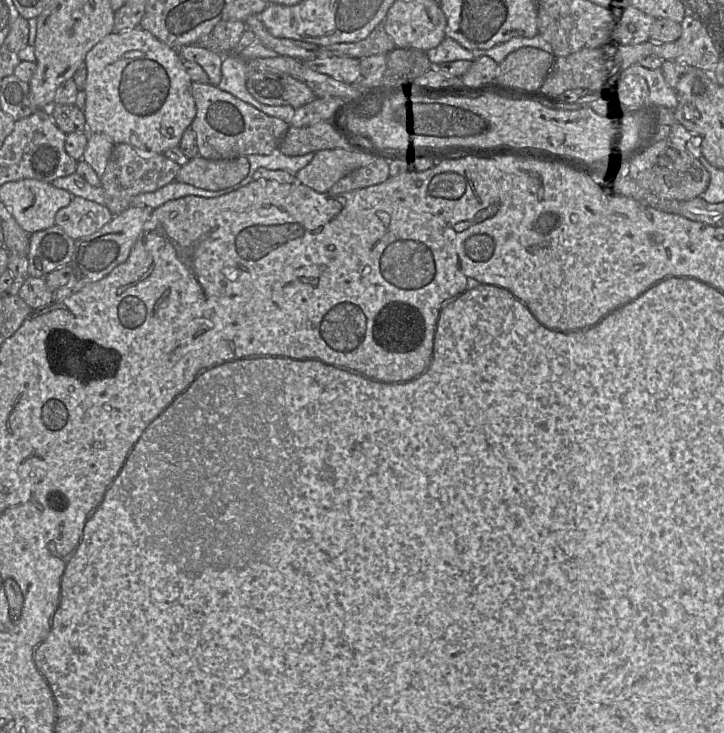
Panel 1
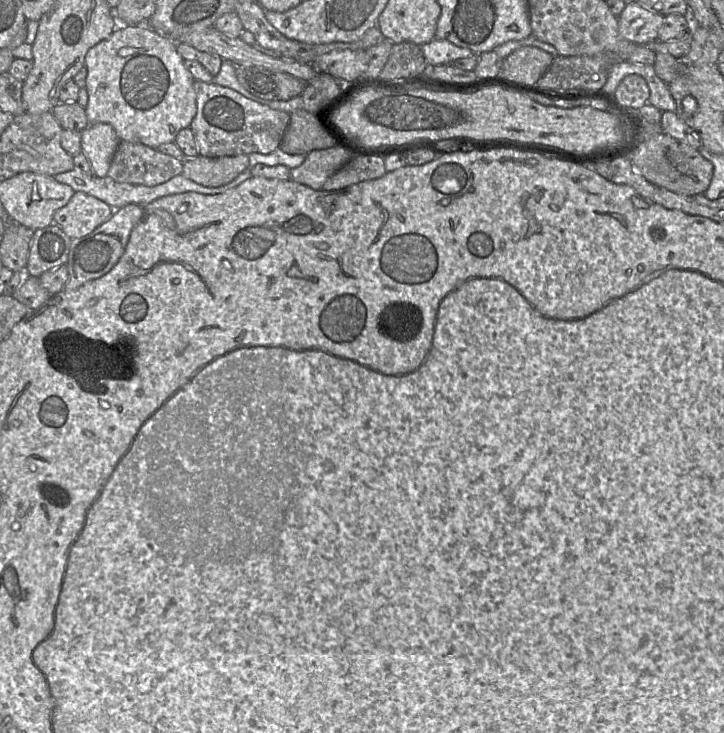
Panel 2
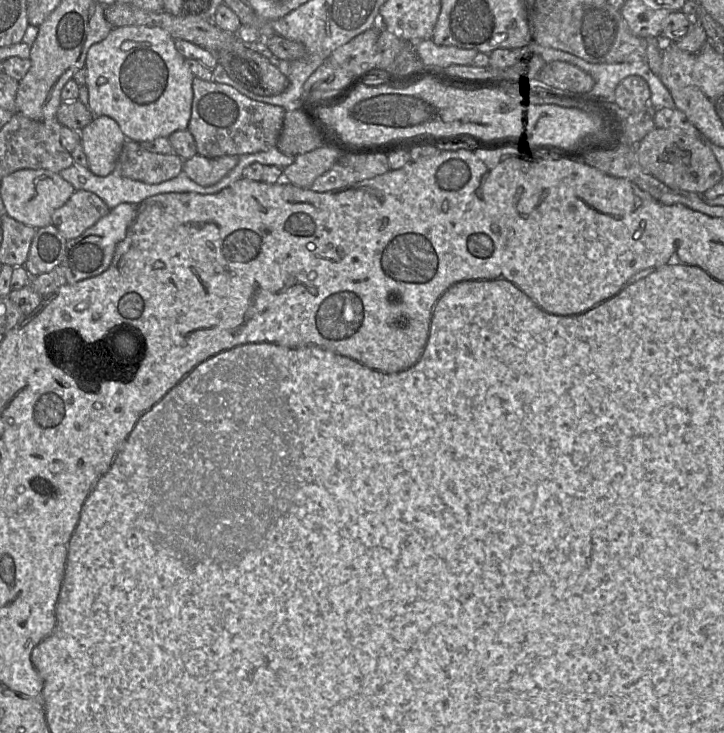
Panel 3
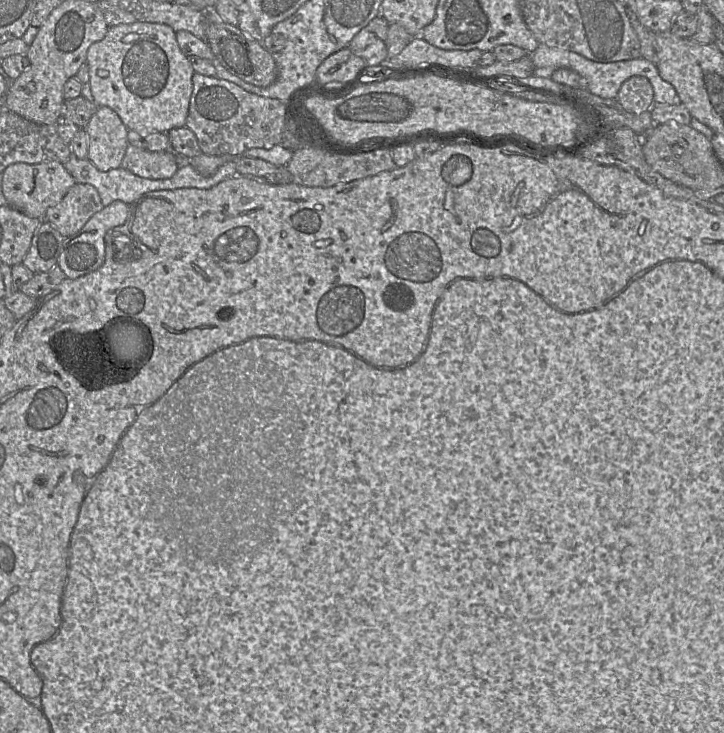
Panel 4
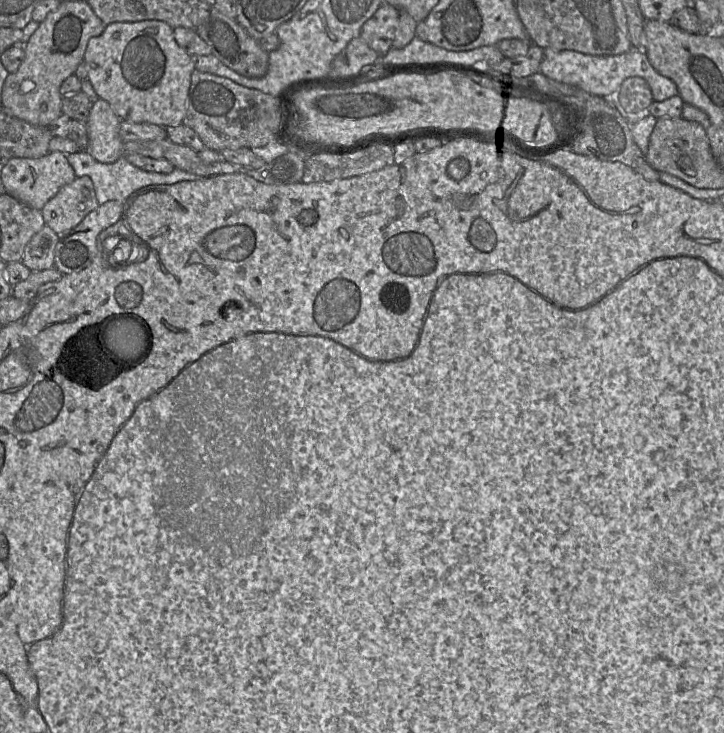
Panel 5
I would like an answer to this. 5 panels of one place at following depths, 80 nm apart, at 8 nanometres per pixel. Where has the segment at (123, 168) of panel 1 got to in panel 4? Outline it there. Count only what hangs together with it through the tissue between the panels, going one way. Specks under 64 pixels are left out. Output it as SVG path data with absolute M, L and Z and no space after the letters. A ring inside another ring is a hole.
M129 144L121 167L142 178L167 179L171 178L185 161L172 150L151 152Z

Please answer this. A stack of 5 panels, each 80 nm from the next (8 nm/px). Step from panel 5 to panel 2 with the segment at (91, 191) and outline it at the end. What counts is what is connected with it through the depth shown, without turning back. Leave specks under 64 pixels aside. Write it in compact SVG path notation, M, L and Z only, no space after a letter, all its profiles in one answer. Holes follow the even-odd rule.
M75 192L69 202L58 209L54 224L71 239L84 237L106 222L115 209L83 192Z

